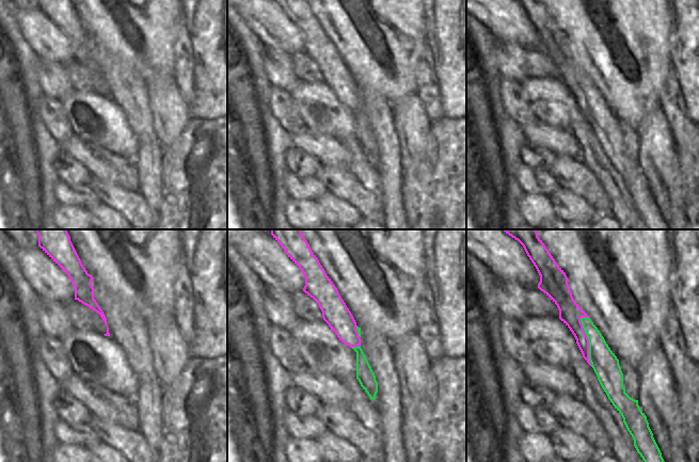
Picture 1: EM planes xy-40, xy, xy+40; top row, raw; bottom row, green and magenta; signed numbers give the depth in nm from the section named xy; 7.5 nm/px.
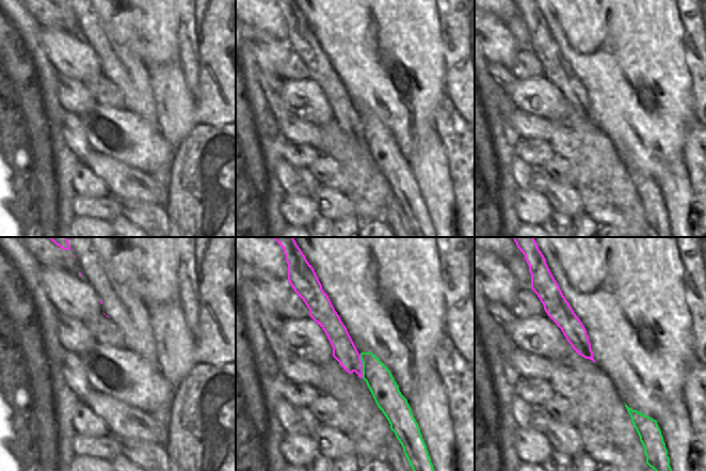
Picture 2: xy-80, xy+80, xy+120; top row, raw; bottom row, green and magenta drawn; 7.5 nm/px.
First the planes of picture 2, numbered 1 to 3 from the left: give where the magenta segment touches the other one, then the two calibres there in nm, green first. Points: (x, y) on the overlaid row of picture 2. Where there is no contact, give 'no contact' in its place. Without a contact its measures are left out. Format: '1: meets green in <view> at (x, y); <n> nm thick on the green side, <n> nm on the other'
1: no contact
2: meets green in xy+80 at (363, 366); 200 nm thick on the green side, 180 nm on the other
3: no contact

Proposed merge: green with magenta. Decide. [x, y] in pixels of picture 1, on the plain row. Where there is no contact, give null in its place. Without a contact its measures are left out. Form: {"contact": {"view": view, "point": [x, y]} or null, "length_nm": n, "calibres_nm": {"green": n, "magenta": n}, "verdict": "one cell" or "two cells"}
{"contact": {"view": "xy+40", "point": [589, 102]}, "length_nm": 400, "calibres_nm": {"green": 200, "magenta": 160}, "verdict": "one cell"}

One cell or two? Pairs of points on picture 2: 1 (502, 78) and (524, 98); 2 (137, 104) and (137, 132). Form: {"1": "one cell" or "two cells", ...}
{"1": "two cells", "2": "two cells"}

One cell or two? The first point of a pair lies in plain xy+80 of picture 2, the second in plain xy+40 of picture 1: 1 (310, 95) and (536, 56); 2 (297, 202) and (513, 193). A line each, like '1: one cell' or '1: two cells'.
1: two cells
2: two cells

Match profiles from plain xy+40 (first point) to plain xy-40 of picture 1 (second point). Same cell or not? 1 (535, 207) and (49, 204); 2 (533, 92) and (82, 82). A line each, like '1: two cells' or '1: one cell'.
1: two cells
2: two cells

